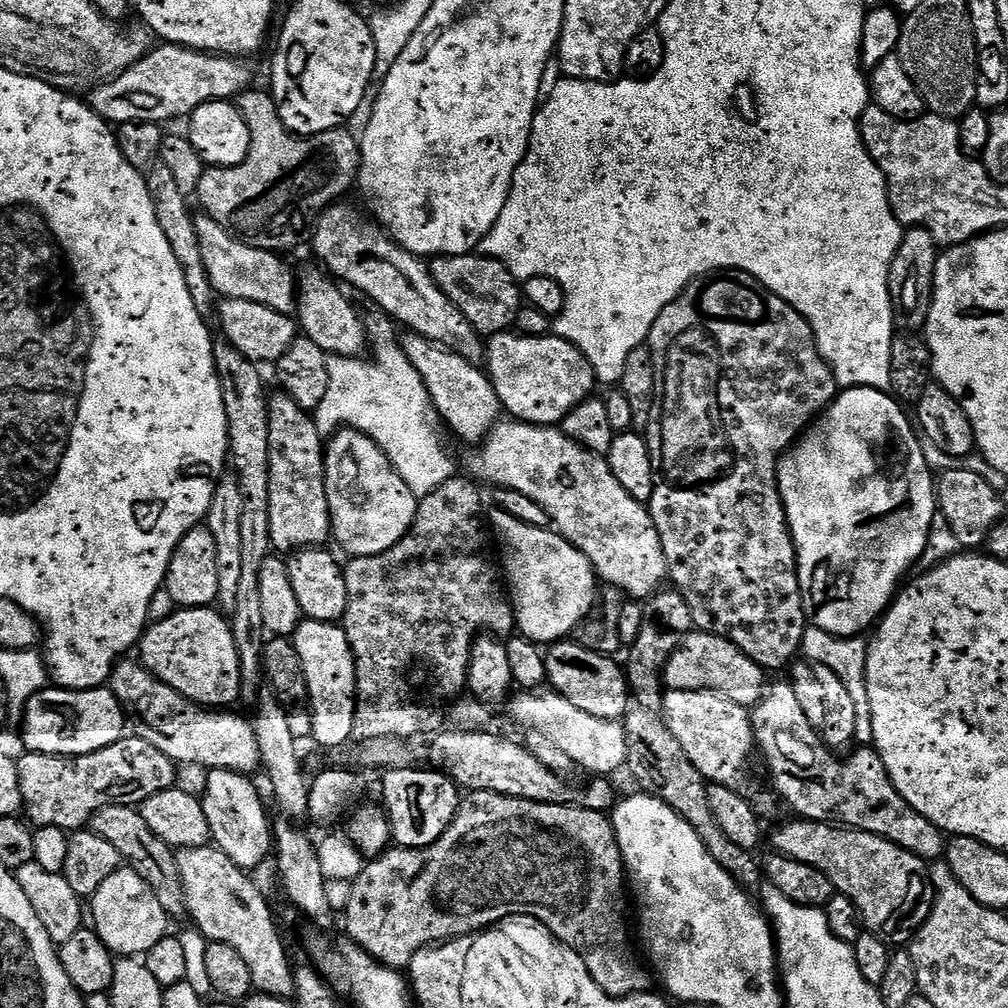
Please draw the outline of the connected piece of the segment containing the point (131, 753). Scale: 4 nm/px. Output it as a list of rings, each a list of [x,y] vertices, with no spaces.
[[[139,734],[125,735],[123,740],[94,754],[51,756],[25,751],[23,755],[16,760],[22,812],[36,828],[54,826],[71,834],[91,825],[92,816],[108,804],[139,806],[146,798],[177,783],[174,761]]]

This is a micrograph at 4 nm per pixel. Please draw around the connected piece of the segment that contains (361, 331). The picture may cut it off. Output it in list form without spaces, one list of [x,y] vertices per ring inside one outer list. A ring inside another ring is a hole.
[[[301,271],[298,276],[298,324],[303,335],[314,346],[322,346],[329,357],[363,357],[364,347],[367,349],[370,344],[365,321],[360,321],[355,306],[348,301],[349,293],[327,271],[319,271]]]

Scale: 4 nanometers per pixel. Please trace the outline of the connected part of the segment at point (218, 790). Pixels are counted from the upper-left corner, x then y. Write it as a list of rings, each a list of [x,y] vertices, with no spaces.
[[[212,770],[207,773],[208,785],[202,791],[202,803],[206,810],[206,818],[210,822],[212,840],[215,847],[245,870],[253,870],[264,859],[269,859],[274,848],[274,828],[268,824],[268,816],[264,813],[264,804],[256,793],[247,775],[226,770]]]

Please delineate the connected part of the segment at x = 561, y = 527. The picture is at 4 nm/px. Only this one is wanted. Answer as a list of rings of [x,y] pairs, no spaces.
[[[497,423],[485,436],[483,444],[473,451],[476,453],[468,460],[467,475],[477,481],[485,480],[486,483],[492,484],[491,486],[518,490],[518,494],[526,494],[526,498],[538,502],[538,506],[546,510],[551,527],[592,563],[592,571],[607,587],[616,588],[623,592],[625,597],[636,602],[647,601],[648,597],[661,591],[669,579],[668,559],[662,550],[652,513],[645,505],[630,498],[626,490],[622,490],[622,485],[619,484],[618,478],[614,478],[614,470],[610,470],[607,459],[578,446],[578,442],[566,438],[566,434],[559,427],[504,423]]]

